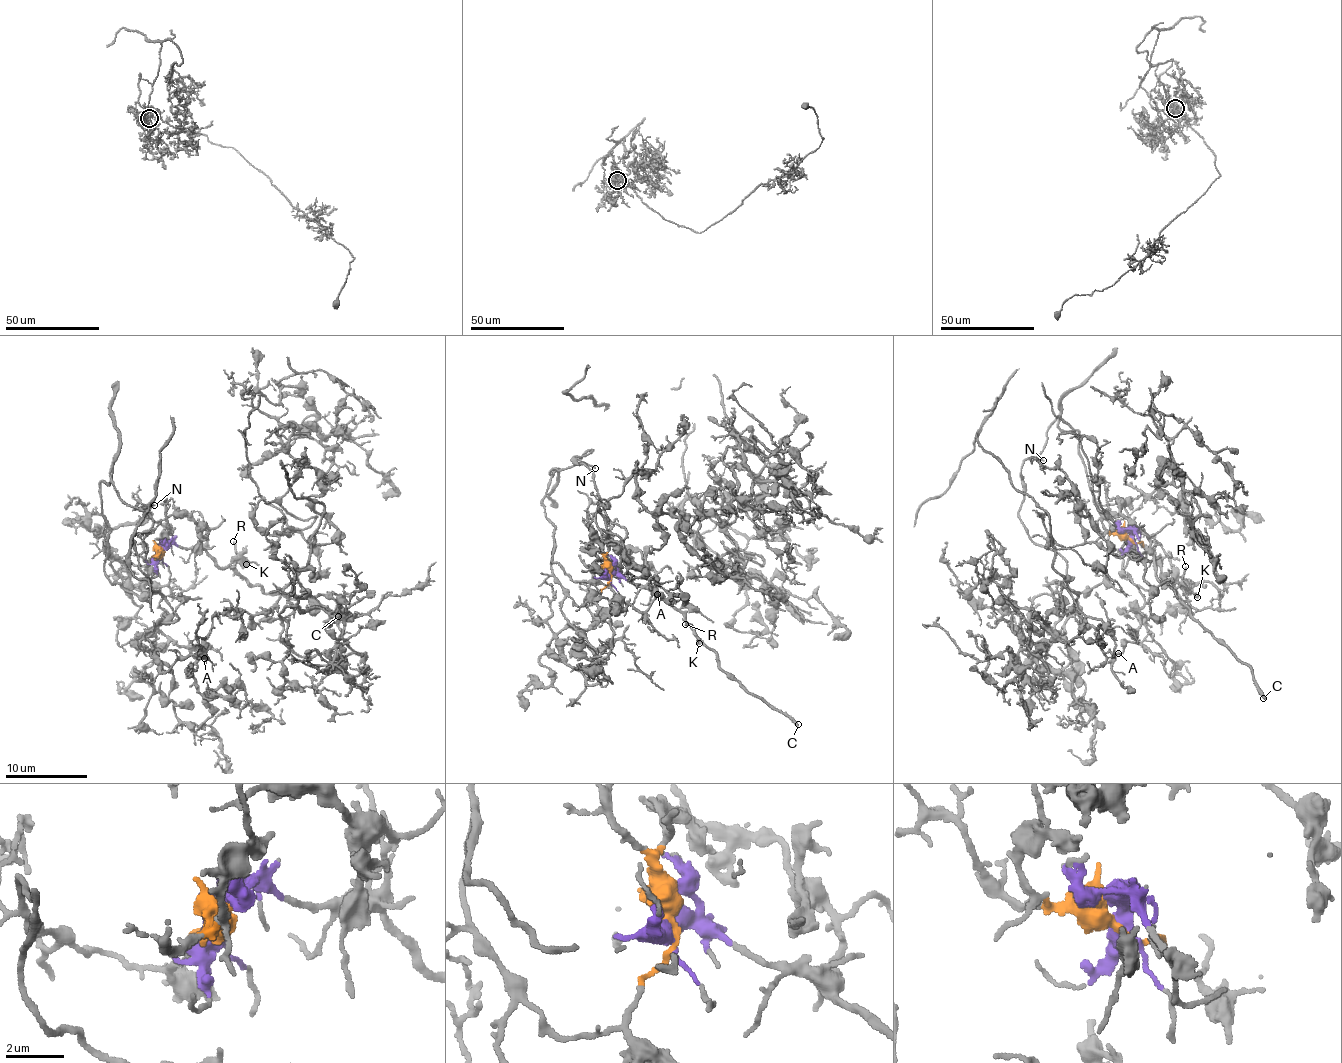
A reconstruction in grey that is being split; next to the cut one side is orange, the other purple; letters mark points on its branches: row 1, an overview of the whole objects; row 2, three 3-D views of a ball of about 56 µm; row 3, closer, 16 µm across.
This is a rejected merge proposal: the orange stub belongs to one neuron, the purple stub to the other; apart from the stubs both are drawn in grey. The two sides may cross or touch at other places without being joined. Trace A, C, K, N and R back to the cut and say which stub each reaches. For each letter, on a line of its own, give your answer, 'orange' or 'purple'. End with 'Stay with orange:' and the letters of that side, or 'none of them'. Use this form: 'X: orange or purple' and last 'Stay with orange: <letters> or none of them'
A: orange
C: purple
K: purple
N: orange
R: purple
Stay with orange: A, N

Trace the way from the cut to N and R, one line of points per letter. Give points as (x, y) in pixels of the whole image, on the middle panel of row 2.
N: (609, 574), (598, 598), (574, 601), (554, 576), (554, 525), (542, 500), (549, 471), (595, 468)
R: (609, 574), (623, 575), (636, 586), (648, 587), (668, 601), (690, 625), (685, 624)

